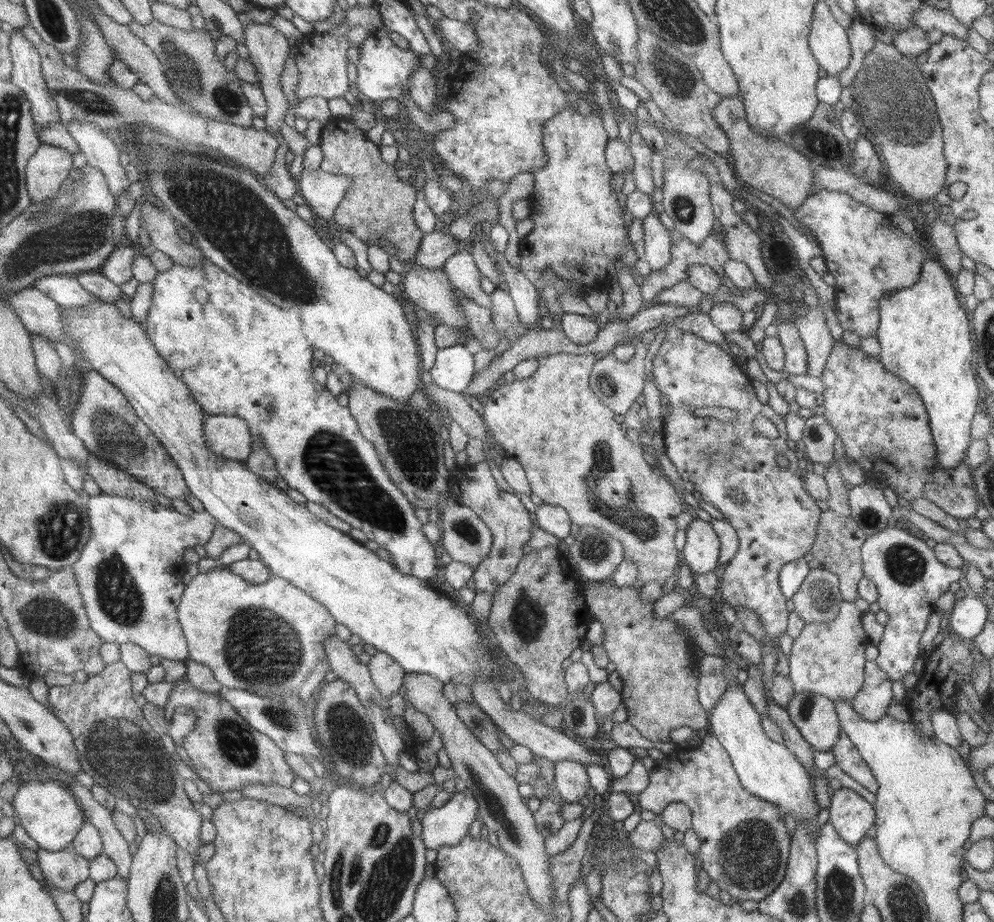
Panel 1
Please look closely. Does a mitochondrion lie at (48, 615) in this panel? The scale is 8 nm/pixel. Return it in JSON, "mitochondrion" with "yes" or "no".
{"mitochondrion":"yes"}

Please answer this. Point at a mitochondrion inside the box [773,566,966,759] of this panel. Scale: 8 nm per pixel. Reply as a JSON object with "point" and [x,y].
{"point":[820,596]}

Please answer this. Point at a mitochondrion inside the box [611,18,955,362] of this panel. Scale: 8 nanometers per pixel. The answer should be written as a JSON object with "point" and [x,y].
{"point":[892,101]}

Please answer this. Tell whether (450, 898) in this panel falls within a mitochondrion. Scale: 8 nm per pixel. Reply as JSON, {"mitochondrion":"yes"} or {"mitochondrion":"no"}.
{"mitochondrion":"no"}

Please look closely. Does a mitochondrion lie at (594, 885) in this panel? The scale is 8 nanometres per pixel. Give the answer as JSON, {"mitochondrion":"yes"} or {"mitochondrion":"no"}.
{"mitochondrion":"no"}

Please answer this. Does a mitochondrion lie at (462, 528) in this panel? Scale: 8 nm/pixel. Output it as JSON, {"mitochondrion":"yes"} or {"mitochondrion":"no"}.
{"mitochondrion":"yes"}

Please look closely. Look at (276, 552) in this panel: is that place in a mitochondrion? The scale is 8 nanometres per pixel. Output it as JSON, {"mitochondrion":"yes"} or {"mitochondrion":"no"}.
{"mitochondrion":"no"}

